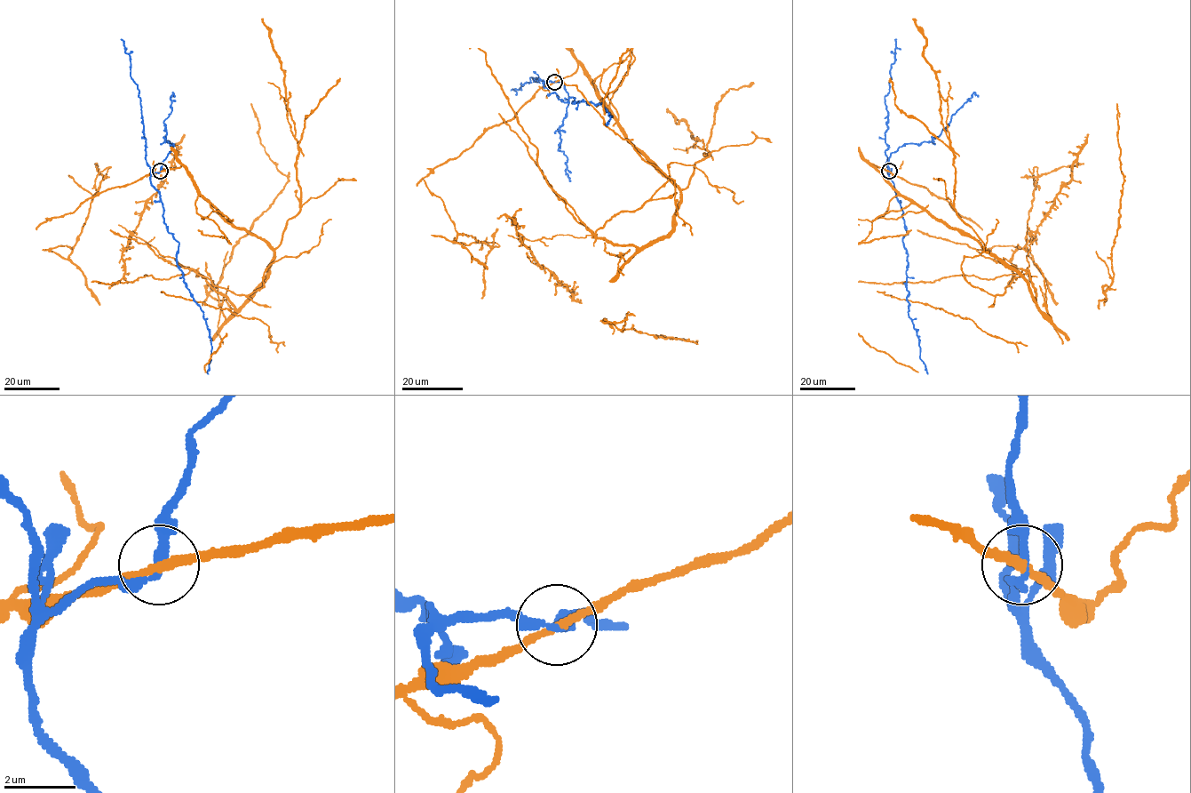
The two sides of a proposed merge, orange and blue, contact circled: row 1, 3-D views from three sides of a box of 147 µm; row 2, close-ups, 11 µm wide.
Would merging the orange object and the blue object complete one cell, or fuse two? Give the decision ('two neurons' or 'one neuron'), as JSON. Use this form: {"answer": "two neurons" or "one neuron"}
{"answer": "two neurons"}

